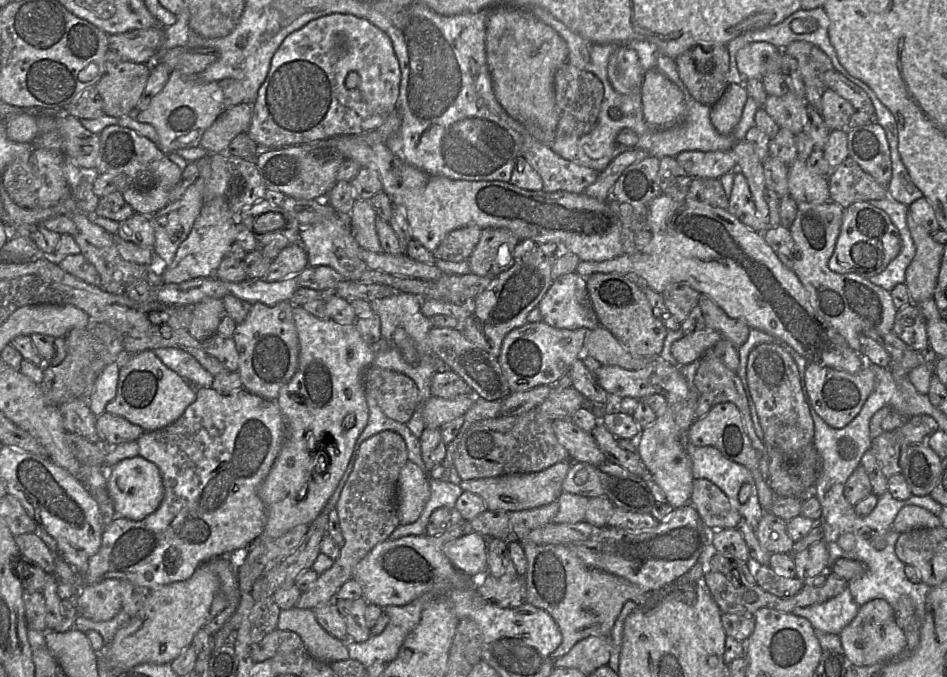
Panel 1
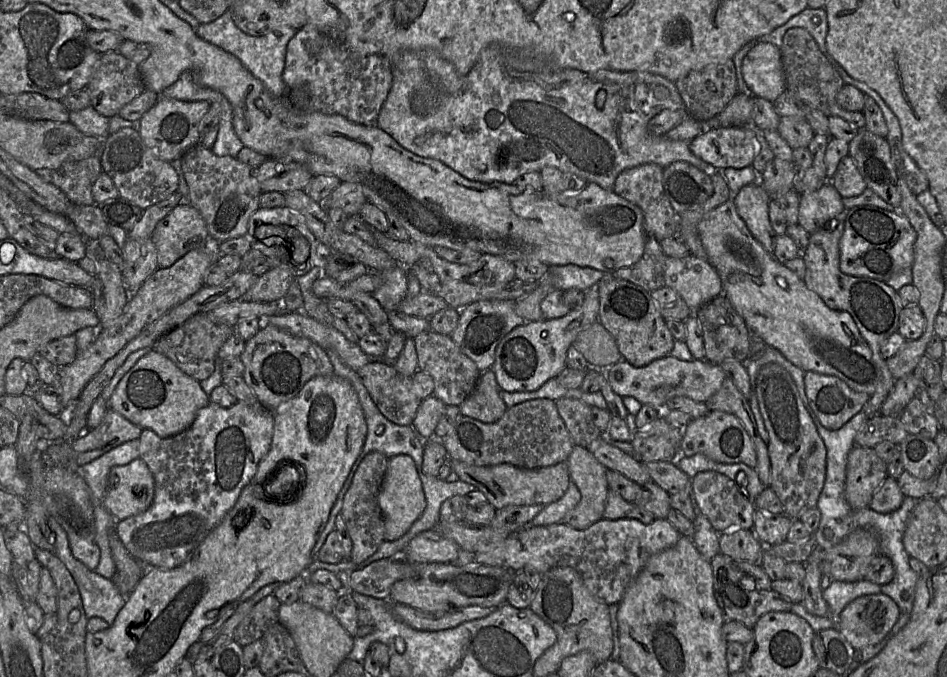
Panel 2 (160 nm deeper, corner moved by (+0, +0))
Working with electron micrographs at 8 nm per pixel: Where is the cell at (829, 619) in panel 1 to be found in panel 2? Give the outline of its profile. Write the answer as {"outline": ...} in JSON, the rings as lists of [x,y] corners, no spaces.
{"outline":[[[833,580],[822,590],[822,597],[829,607],[831,617],[837,618],[851,601],[863,595],[880,593],[880,589],[880,584],[867,580],[853,582]]]}

